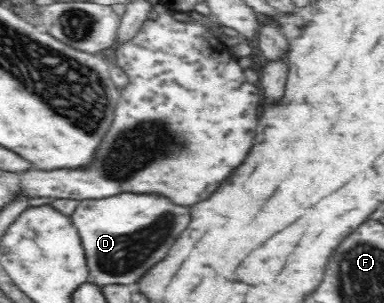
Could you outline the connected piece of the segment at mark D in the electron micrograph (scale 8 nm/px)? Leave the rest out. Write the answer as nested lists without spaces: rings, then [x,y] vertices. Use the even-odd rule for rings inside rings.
[[[124,192],[99,200],[83,200],[73,214],[89,268],[99,284],[131,284],[145,270],[163,260],[169,244],[179,238],[179,232],[191,224],[191,207],[171,202],[159,193]]]

